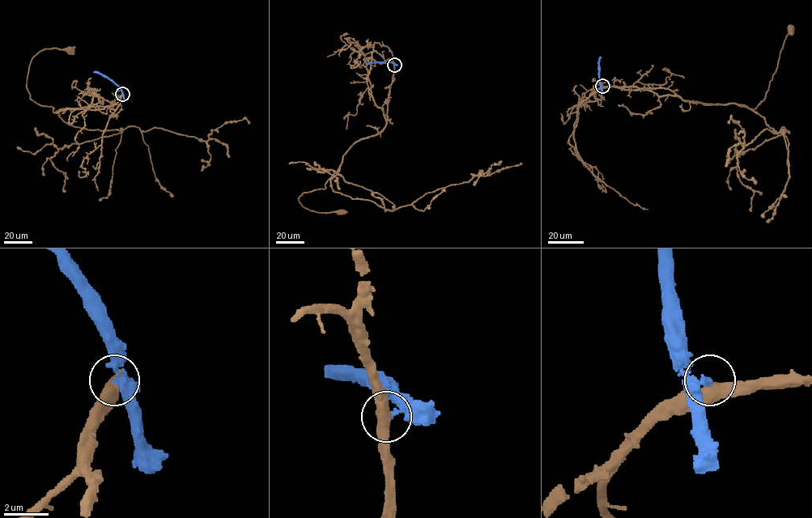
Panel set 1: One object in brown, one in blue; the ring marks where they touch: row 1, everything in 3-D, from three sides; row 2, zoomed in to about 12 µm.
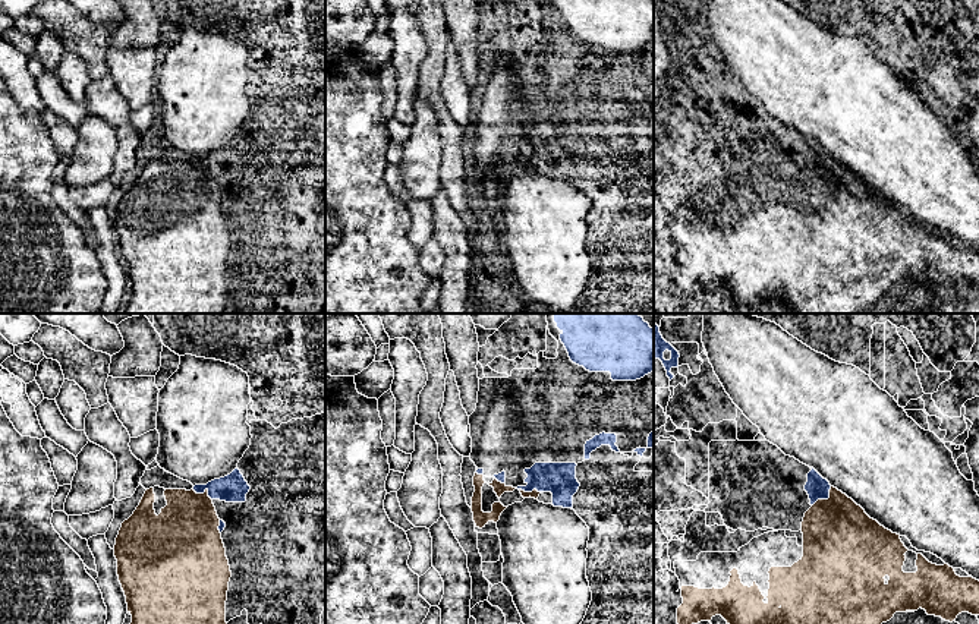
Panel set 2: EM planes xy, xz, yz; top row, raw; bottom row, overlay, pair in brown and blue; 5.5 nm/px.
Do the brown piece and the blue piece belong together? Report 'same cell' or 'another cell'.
another cell

